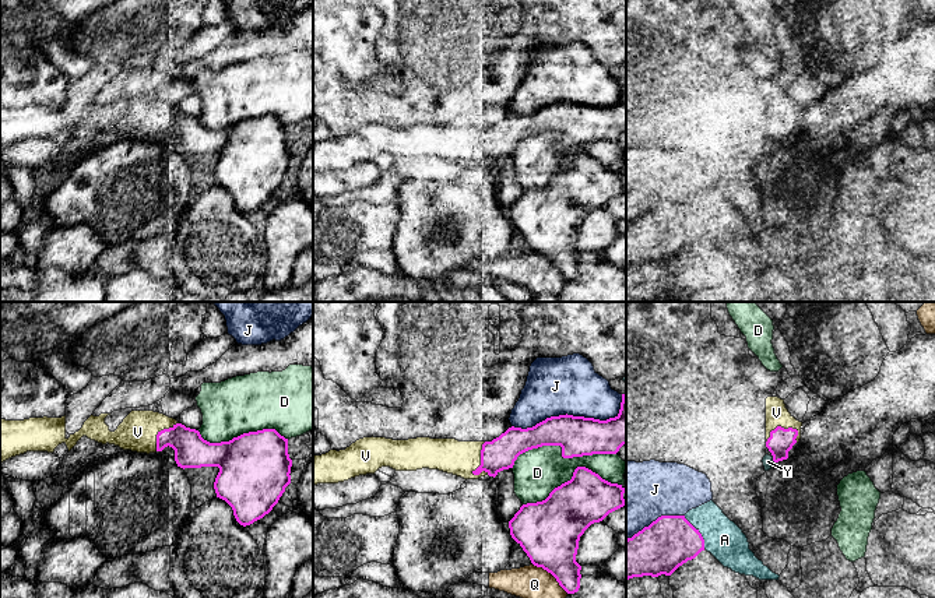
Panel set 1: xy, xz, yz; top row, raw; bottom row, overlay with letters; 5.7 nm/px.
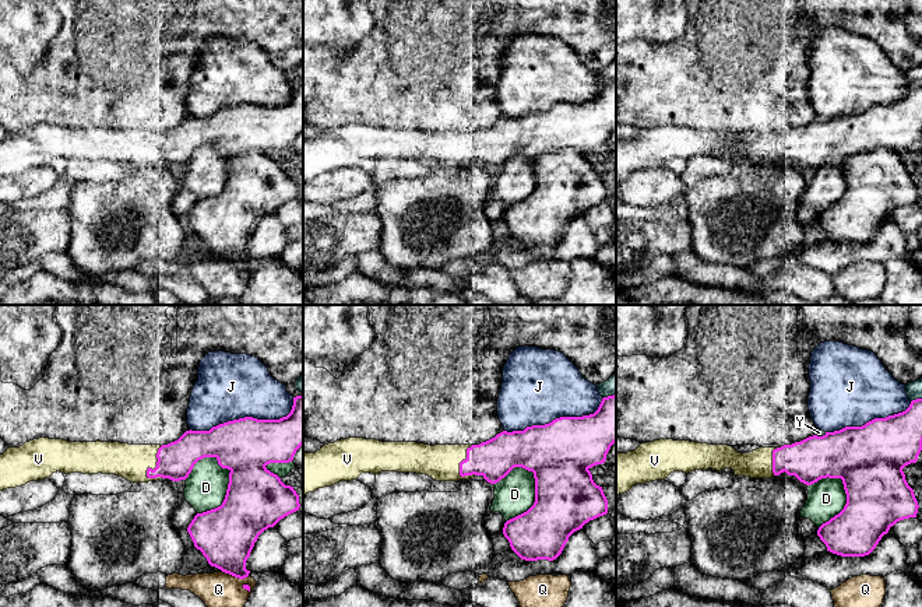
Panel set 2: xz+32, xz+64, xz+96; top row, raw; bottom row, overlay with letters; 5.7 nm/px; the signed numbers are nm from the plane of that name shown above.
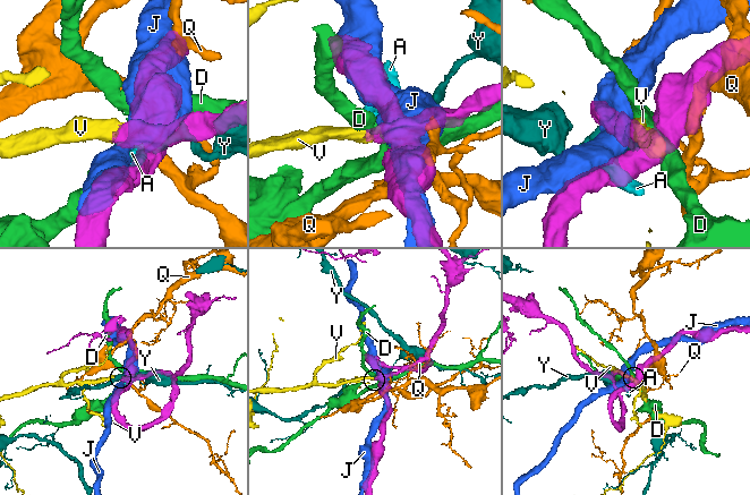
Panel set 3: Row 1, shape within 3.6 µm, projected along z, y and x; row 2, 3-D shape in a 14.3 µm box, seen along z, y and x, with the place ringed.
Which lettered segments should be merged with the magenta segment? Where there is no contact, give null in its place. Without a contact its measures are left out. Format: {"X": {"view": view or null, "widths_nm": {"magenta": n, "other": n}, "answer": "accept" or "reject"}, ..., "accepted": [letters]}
{"A": {"view": "yz", "widths_nm": {"magenta": 300, "other": 220}, "answer": "reject"}, "D": {"view": "xz", "widths_nm": {"magenta": 240, "other": 280}, "answer": "reject"}, "J": {"view": "xz", "widths_nm": {"magenta": 240, "other": 340}, "answer": "reject"}, "Q": {"view": "xz", "widths_nm": {"magenta": 360, "other": 190}, "answer": "reject"}, "V": {"view": "xz", "widths_nm": {"magenta": 180, "other": 200}, "answer": "accept"}, "Y": {"view": "yz", "widths_nm": {"magenta": 140, "other": 70}, "answer": "reject"}, "accepted": ["V"]}

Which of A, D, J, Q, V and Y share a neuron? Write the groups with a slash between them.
A / D / J / Q / V / Y

